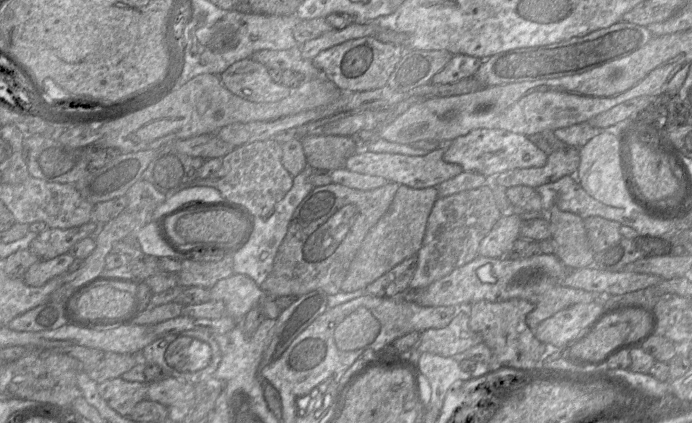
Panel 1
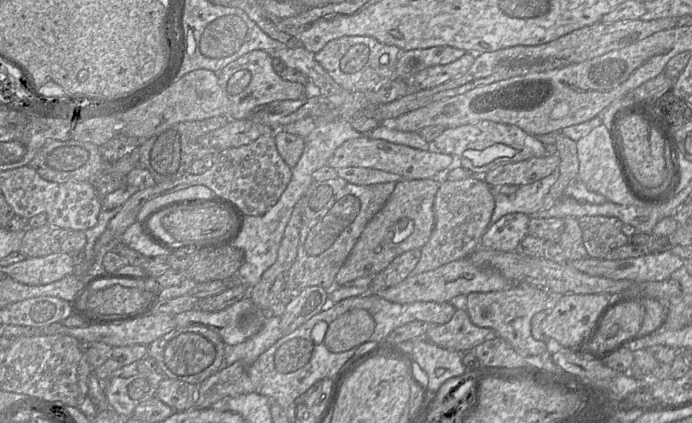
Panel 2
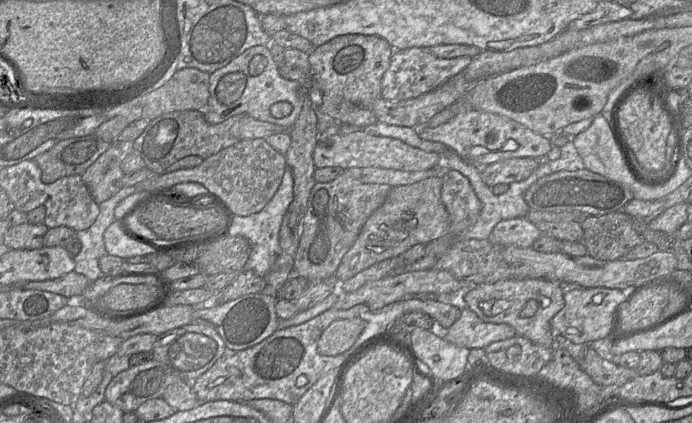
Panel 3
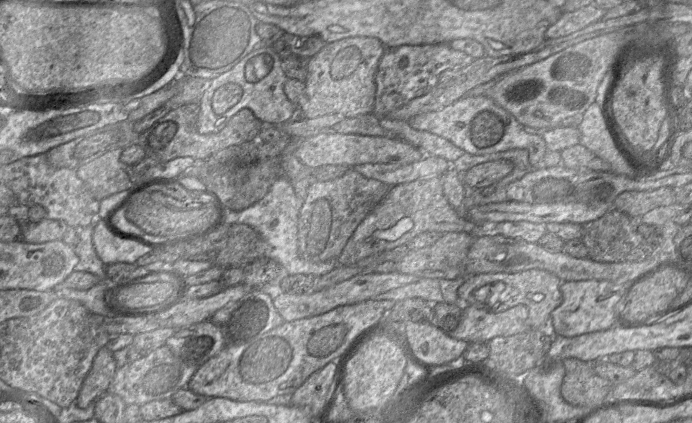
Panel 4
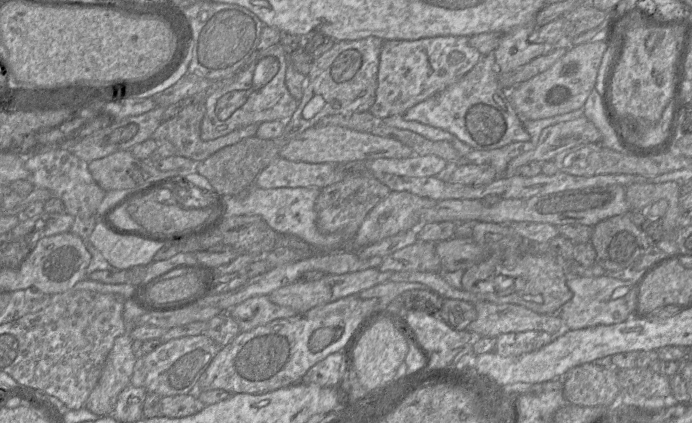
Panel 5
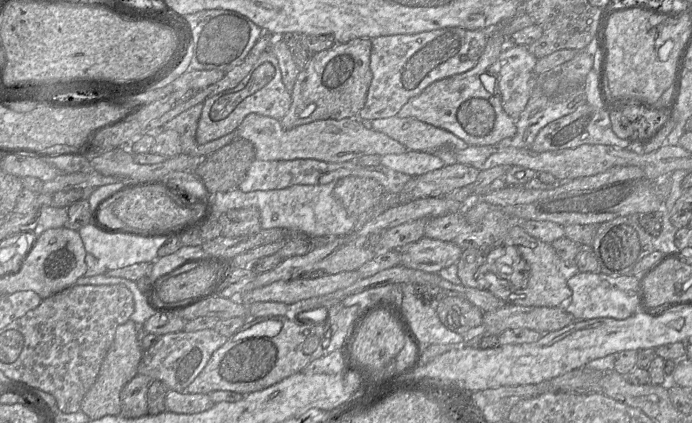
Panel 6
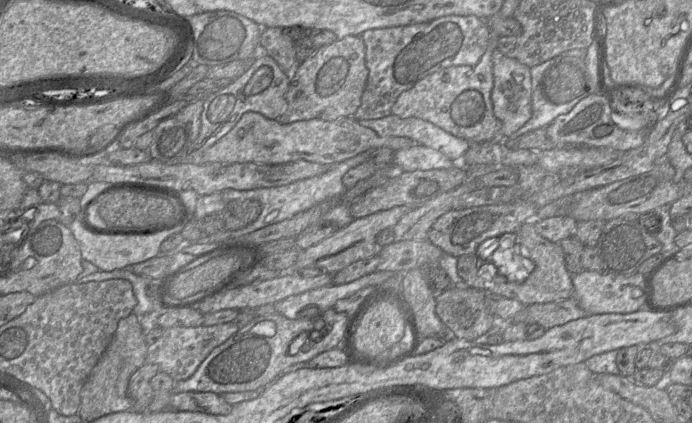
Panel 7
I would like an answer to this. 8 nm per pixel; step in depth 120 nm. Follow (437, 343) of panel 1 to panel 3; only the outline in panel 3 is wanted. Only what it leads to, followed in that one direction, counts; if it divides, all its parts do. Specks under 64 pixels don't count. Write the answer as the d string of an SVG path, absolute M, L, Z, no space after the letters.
M469 307L463 309L453 325L441 333L447 341L469 349L485 348L492 342L516 335L510 325L485 322Z

